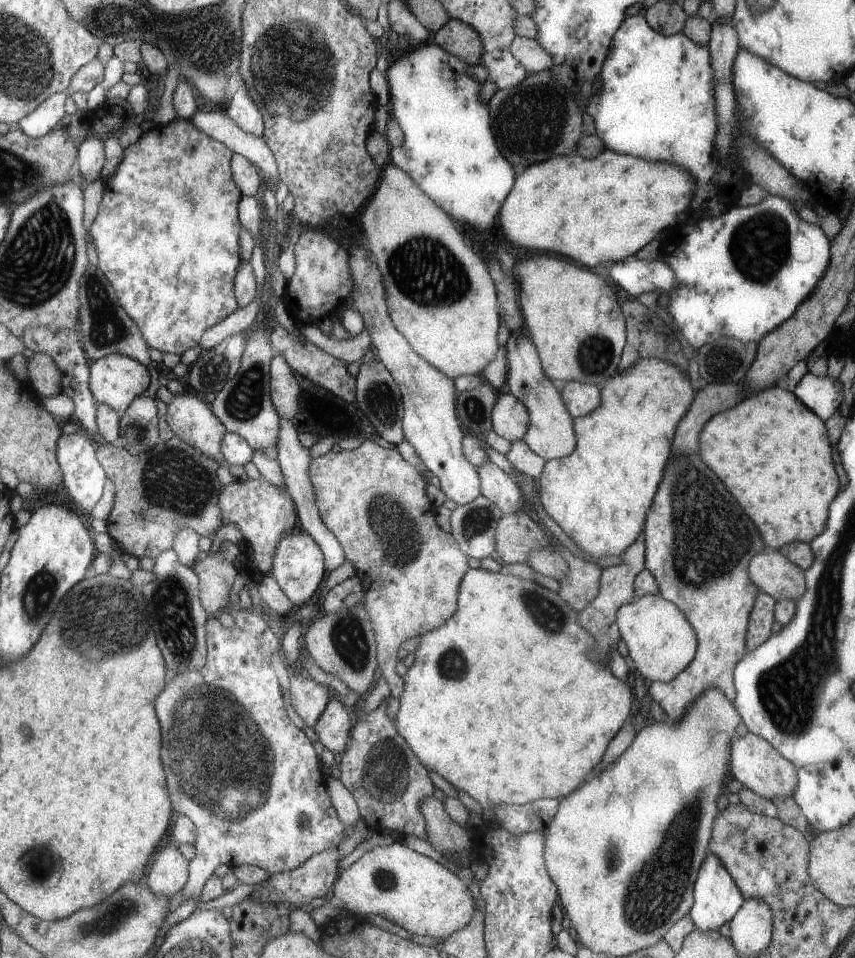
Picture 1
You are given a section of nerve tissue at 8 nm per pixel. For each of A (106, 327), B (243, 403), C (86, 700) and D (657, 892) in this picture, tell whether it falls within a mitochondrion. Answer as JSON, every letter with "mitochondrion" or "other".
{"A":"mitochondrion","B":"mitochondrion","C":"other","D":"mitochondrion"}

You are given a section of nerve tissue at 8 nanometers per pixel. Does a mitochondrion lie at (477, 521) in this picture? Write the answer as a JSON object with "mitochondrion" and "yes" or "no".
{"mitochondrion":"yes"}

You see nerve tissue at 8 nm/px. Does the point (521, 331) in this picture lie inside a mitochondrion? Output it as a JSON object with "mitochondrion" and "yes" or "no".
{"mitochondrion":"no"}

